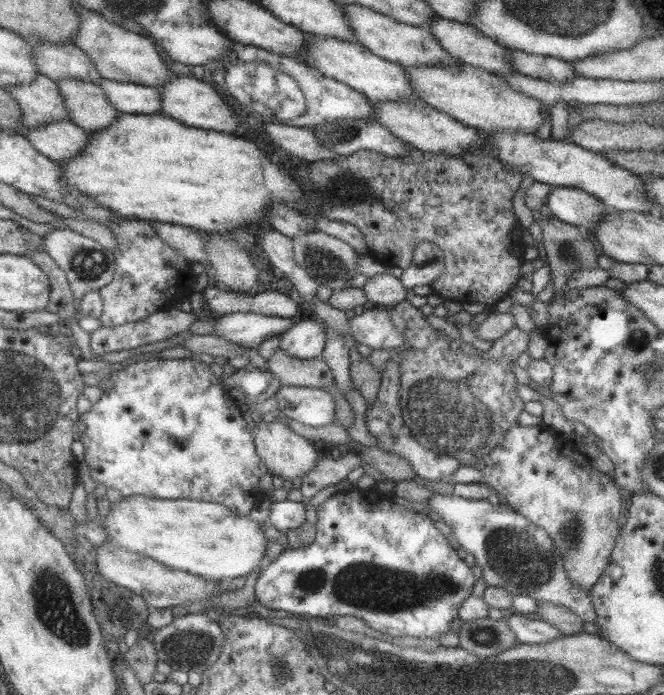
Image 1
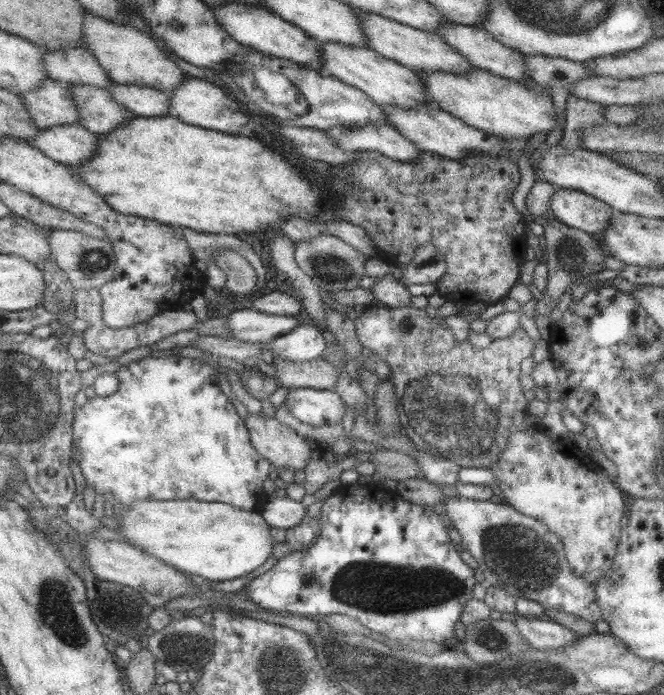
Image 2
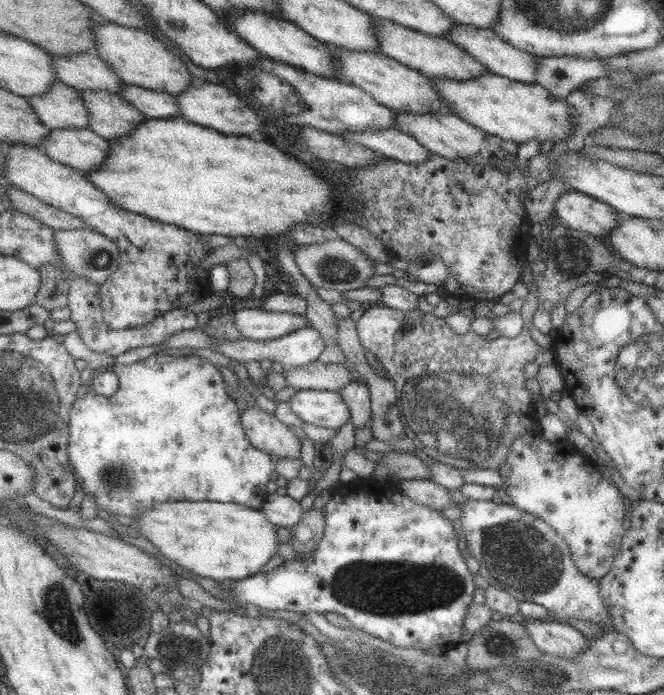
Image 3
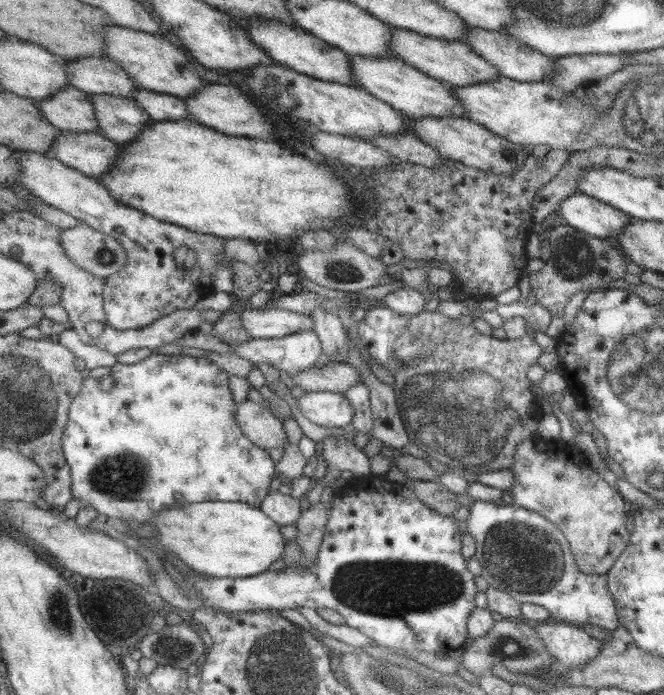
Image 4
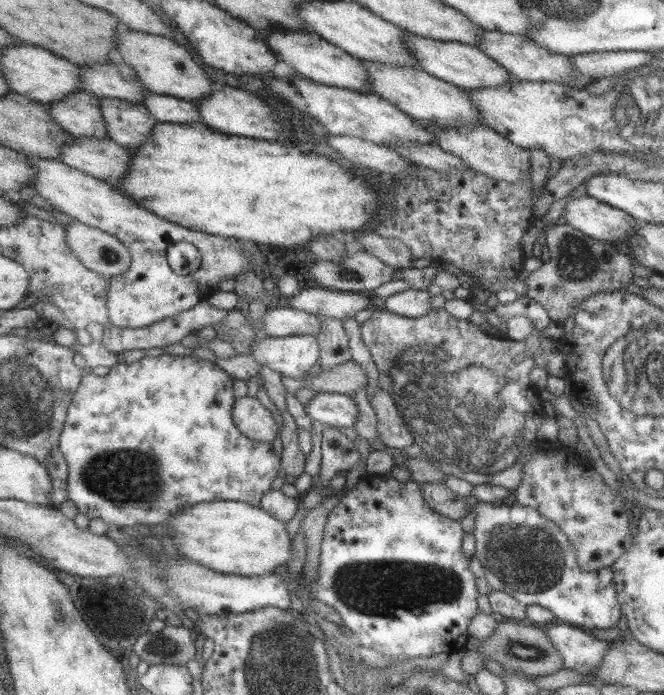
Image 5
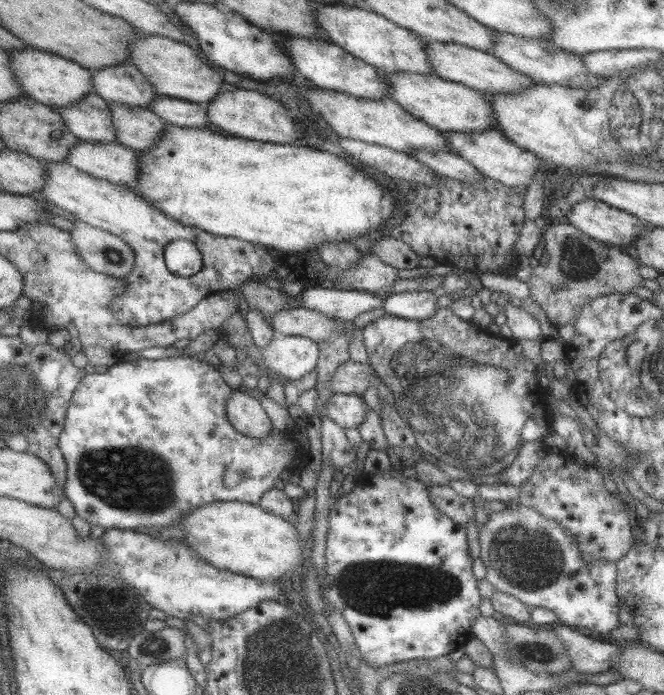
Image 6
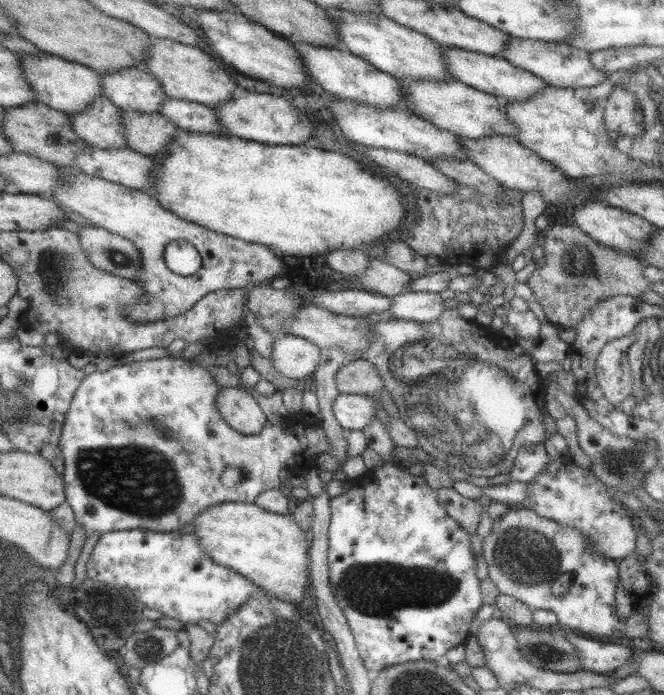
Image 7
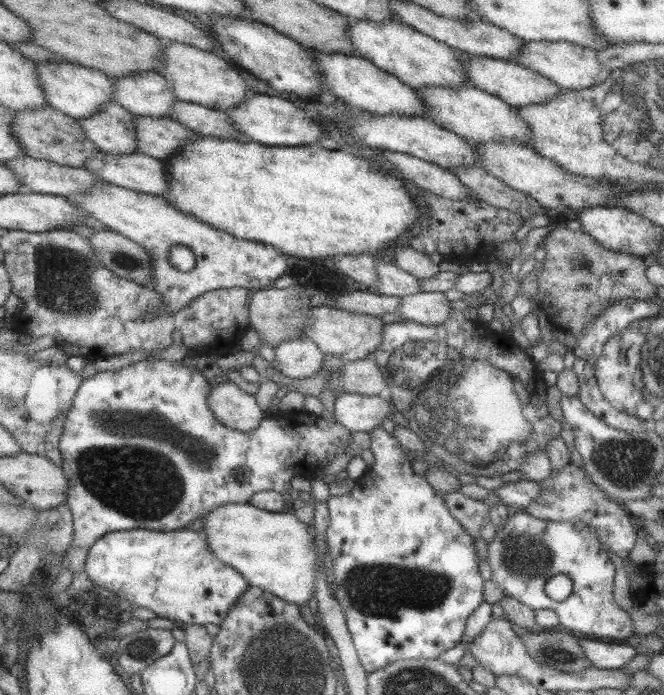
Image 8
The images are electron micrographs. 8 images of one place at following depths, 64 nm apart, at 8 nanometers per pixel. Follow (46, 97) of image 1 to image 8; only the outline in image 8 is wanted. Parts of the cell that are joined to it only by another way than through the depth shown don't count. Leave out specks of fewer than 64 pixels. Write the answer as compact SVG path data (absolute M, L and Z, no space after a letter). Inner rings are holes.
M113 100L105 102L89 118L79 118L79 128L99 152L129 154L137 150L133 114Z

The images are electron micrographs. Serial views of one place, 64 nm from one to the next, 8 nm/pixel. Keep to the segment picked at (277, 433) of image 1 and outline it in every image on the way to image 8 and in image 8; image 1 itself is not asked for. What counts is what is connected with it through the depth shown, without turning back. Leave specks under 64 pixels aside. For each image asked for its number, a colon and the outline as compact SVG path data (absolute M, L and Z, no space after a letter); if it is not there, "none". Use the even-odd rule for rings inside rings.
2: M247 416L245 426L249 430L251 444L271 466L277 470L303 470L311 458L319 452L313 450L309 440L295 434L291 428L279 424L277 420L261 416Z
3: M245 408L241 414L241 426L251 446L265 454L277 456L277 460L299 460L303 440L281 424L273 414L267 414L257 408Z
4: M245 400L237 406L237 424L243 436L247 436L257 448L263 448L267 452L271 448L281 448L283 452L289 448L289 438L283 430L283 422L279 422L269 408L261 408L251 400Z
5: M237 398L233 402L233 422L243 436L253 442L273 444L275 436L279 436L279 428L271 414L257 402L257 398Z
6: M233 390L225 408L229 422L237 432L257 440L265 440L269 432L273 432L271 420L267 418L267 414L263 412L261 404L255 398Z
7: M223 388L217 396L219 414L223 420L245 436L261 436L265 432L267 420L259 410L257 402L241 388Z
8: M231 382L219 384L209 392L209 408L215 420L241 434L257 430L265 416L255 396L245 394Z

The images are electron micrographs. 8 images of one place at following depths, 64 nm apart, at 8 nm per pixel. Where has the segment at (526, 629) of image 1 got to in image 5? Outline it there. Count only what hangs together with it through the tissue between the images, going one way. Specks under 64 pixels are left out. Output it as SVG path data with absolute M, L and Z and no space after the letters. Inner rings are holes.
M545 624L543 634L561 654L563 668L569 668L577 674L587 674L597 664L601 664L605 652L609 650L609 642L597 640L583 628L573 628L569 624Z

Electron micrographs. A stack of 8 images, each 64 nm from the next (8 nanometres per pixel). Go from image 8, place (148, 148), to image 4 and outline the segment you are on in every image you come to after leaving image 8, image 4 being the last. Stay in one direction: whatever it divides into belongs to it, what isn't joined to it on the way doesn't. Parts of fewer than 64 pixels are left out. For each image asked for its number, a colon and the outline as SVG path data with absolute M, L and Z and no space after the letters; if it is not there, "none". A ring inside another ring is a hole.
4: M91 94L89 96L95 120L97 134L109 138L115 144L129 144L137 134L151 122L149 114L133 98L109 96L109 94Z
5: M99 98L101 116L107 128L107 138L123 148L139 148L145 144L157 120L143 104L131 104L127 100Z
6: M109 102L109 116L113 122L115 142L125 148L131 148L133 152L145 152L153 148L163 128L167 126L167 122L155 116L149 108L139 106Z
7: M121 110L121 124L127 148L151 156L159 154L167 144L171 144L177 126L165 116L155 112L129 112Z

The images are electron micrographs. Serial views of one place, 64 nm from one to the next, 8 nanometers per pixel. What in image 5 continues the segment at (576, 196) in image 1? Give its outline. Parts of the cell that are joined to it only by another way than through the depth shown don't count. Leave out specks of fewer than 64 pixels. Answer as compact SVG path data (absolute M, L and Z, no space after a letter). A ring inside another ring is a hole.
M587 194L569 200L561 216L567 226L599 242L623 242L639 224L633 216Z

